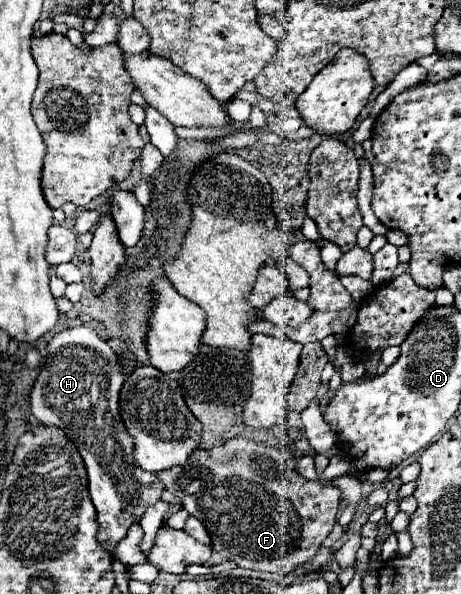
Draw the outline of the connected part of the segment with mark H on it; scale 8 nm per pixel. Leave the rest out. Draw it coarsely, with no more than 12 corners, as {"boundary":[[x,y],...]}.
{"boundary":[[86,325],[56,333],[32,415],[78,447],[114,555],[164,483],[134,461],[124,371]]}

